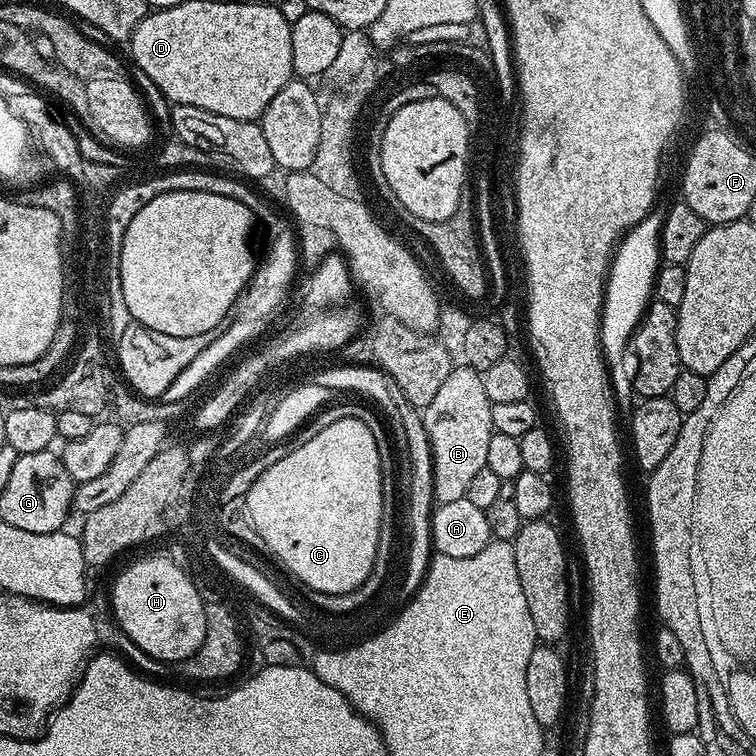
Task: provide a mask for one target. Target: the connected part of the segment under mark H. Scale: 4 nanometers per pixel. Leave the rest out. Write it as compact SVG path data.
M144 560L144 565L129 563L121 570L112 584L112 598L110 597L110 611L122 632L125 632L137 646L161 662L188 660L200 649L206 638L206 610L205 597L200 597L201 589L191 580L185 579L176 572L176 568L160 564L157 560Z

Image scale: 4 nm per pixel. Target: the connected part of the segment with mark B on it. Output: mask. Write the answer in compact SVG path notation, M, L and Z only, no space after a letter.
M456 366L446 378L446 382L442 382L438 394L434 394L430 406L422 409L424 429L432 447L432 495L436 504L465 499L474 474L486 468L486 453L493 434L490 422L492 406L490 398L486 398L486 386L482 386L481 373L467 366Z

